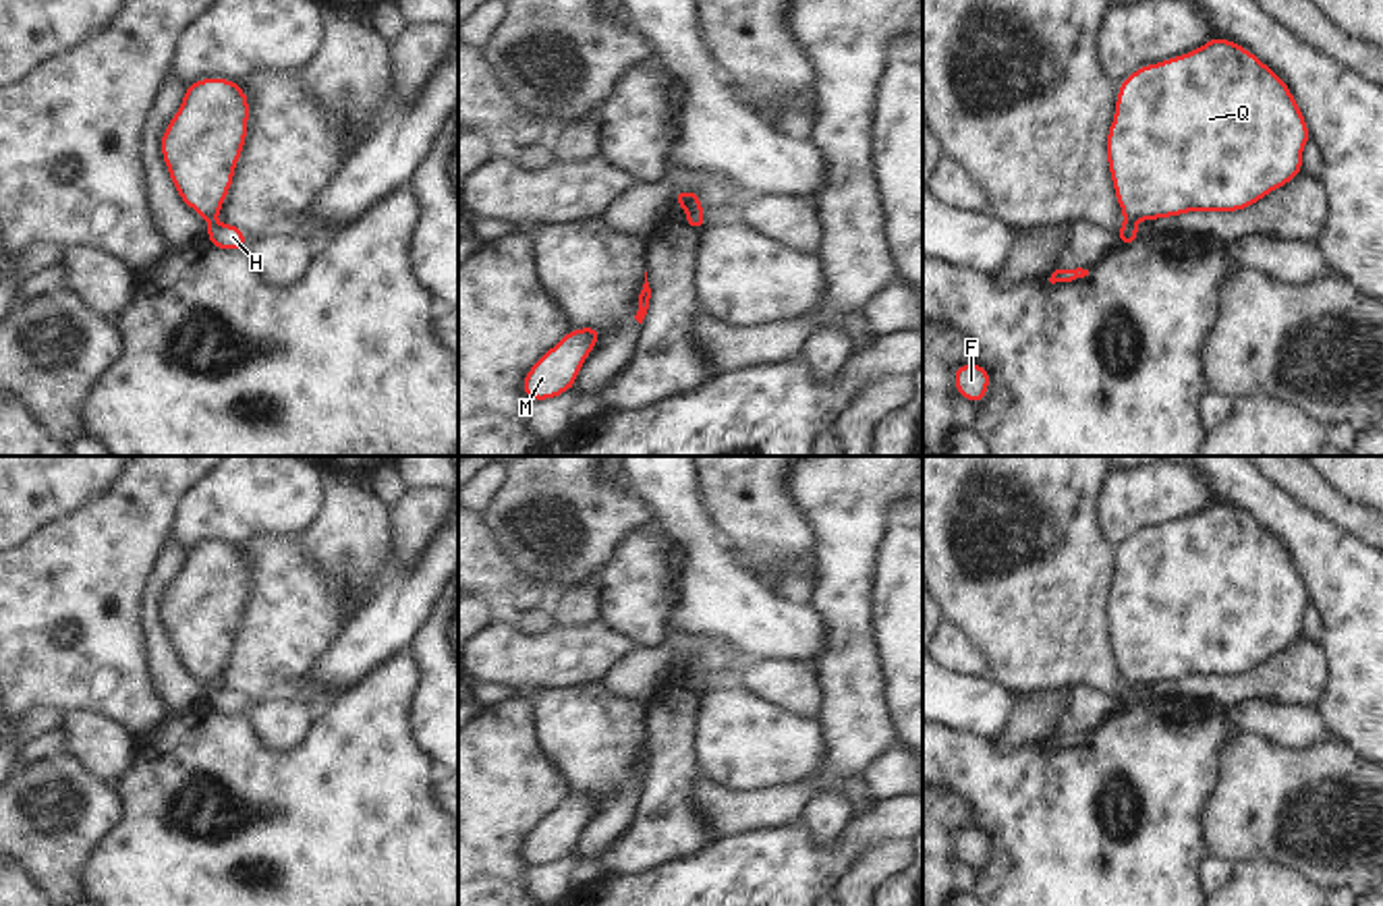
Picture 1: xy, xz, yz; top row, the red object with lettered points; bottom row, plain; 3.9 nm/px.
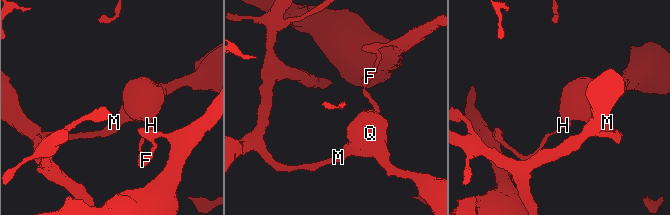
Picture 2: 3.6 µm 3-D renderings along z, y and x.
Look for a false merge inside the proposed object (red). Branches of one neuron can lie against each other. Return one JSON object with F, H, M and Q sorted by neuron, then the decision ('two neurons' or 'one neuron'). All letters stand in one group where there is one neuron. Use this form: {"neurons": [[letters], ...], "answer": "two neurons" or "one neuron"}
{"neurons": [["F", "H"], ["M", "Q"]], "answer": "two neurons"}

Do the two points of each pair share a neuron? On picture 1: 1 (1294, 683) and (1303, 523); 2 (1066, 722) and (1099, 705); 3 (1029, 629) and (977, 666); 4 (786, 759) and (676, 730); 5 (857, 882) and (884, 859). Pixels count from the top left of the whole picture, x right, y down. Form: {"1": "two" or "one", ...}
{"1": "two", "2": "one", "3": "two", "4": "two", "5": "one"}

